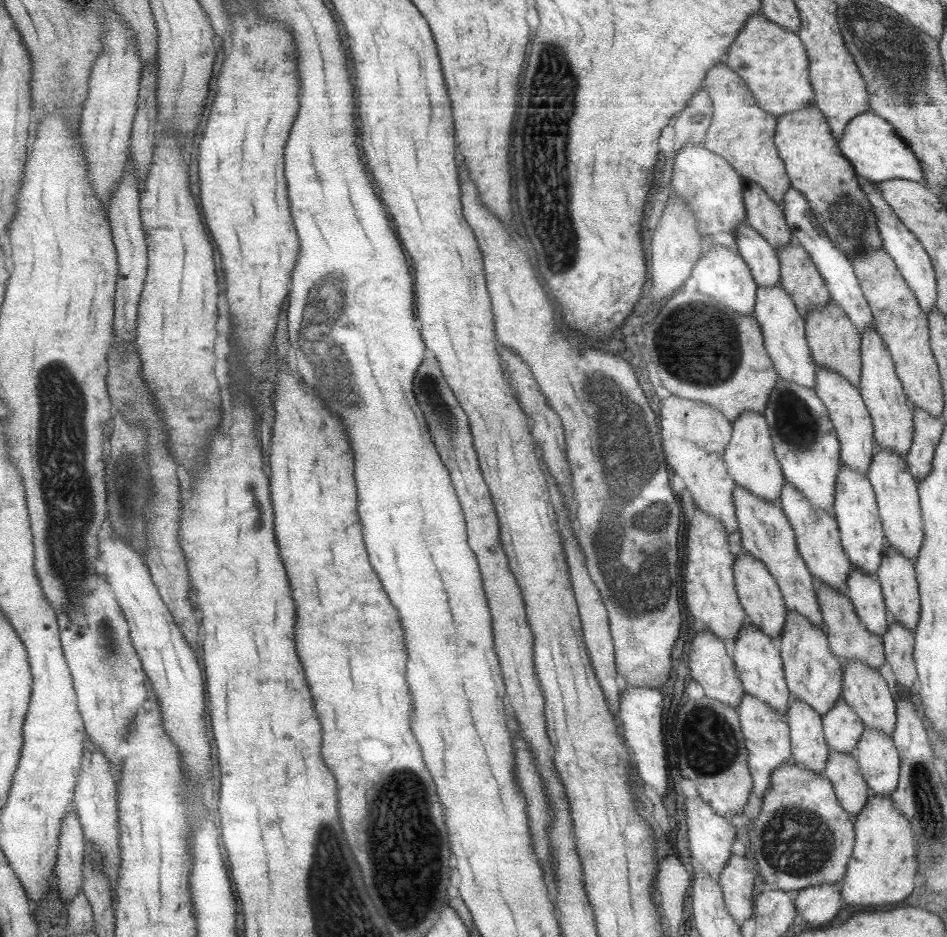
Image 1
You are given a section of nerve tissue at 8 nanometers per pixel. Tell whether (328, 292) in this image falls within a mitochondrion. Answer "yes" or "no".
yes

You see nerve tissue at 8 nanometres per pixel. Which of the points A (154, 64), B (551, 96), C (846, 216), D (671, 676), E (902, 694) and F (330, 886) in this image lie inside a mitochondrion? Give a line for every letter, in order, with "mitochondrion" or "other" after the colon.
A: other
B: mitochondrion
C: mitochondrion
D: other
E: other
F: mitochondrion

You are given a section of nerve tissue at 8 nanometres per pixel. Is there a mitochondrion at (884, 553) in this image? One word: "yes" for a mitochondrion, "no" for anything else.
no

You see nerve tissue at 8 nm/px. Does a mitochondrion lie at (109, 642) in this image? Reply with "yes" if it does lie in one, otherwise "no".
yes

